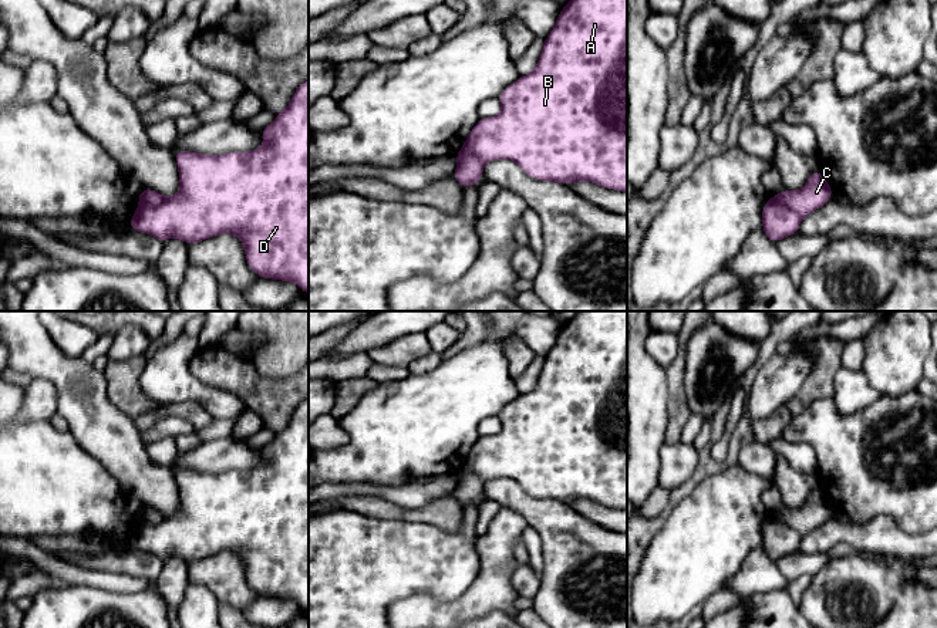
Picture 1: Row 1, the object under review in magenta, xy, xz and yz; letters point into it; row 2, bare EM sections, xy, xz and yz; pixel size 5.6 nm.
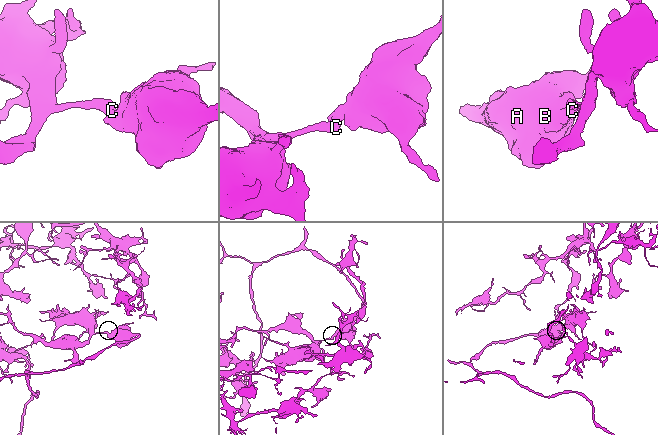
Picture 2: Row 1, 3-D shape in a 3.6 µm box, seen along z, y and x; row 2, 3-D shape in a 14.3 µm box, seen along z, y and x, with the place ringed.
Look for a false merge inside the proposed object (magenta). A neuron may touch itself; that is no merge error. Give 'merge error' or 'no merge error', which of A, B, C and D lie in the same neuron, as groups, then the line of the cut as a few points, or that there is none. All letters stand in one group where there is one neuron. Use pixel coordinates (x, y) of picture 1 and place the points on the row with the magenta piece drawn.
merge error | A B D / C | yz (775, 196), (802, 216)

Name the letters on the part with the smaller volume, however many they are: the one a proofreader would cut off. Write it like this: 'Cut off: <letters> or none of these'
Cut off: A, B, D

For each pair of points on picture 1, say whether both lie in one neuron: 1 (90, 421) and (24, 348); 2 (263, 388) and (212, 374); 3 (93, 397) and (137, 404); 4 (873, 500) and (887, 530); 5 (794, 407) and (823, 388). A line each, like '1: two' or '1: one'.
1: one
2: one
3: two
4: two
5: one

